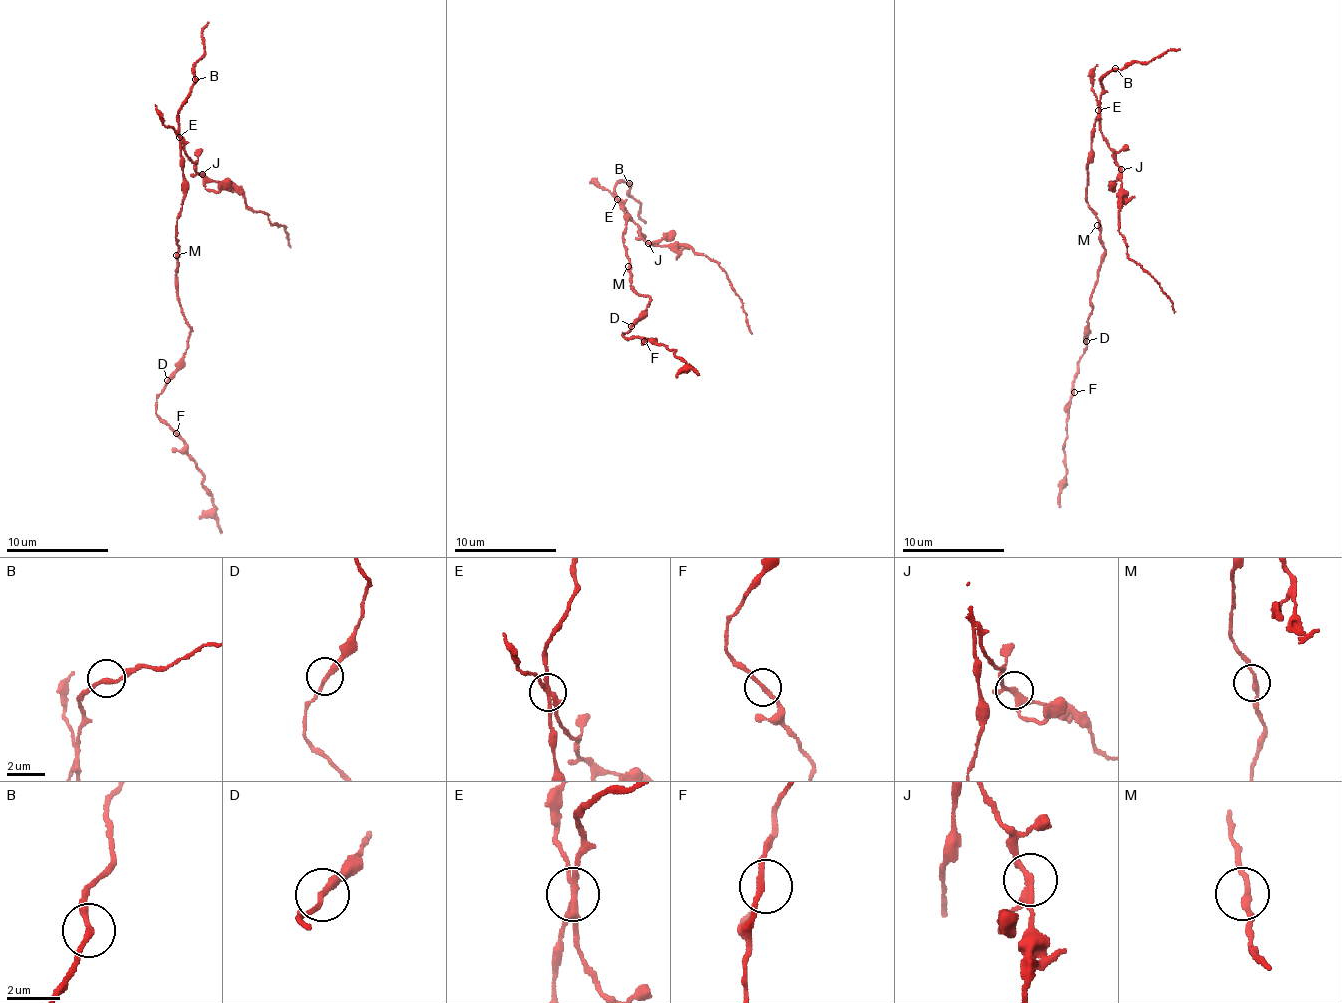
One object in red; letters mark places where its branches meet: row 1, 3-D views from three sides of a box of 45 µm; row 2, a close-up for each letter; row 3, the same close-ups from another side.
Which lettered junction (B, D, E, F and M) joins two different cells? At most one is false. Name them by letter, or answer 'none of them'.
E

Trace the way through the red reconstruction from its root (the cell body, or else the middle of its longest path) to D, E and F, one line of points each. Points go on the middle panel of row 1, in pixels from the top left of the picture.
D: (630, 268), (633, 293), (645, 295), (650, 304), (645, 317), (631, 326)
E: (630, 268), (622, 230), (627, 226), (622, 203), (617, 198)
F: (630, 268), (633, 293), (645, 295), (650, 304), (645, 317), (628, 334), (621, 335), (644, 341)

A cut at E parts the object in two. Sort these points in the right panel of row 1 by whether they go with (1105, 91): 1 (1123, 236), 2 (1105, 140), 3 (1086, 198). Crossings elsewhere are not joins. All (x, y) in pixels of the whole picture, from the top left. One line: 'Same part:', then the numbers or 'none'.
Same part: 3

